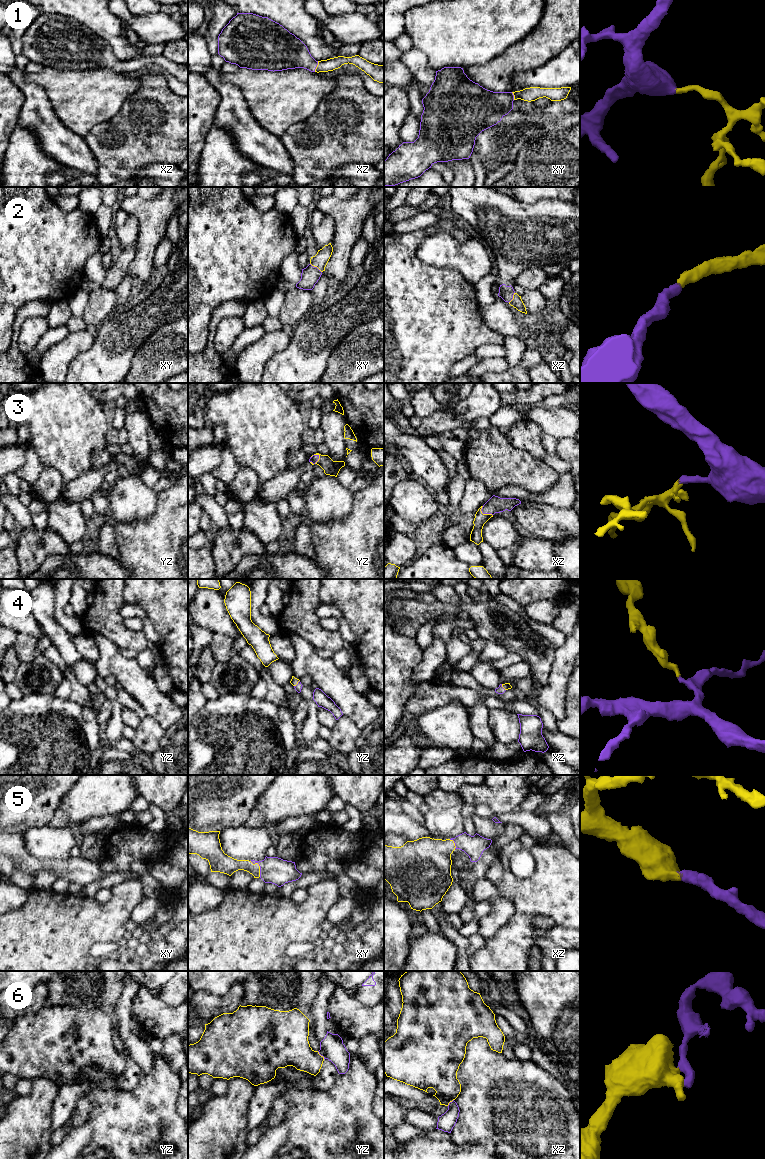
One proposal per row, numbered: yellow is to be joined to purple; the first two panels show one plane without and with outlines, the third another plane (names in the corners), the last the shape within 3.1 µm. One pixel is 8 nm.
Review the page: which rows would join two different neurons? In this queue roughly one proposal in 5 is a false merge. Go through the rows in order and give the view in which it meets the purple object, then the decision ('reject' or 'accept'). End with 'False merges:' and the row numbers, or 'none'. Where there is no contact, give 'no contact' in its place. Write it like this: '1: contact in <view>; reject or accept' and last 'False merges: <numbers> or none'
1: contact in xz; accept
2: contact in xy; accept
3: contact in yz; accept
4: contact in yz; accept
5: contact in xy; accept
6: contact in yz; reject
False merges: 6

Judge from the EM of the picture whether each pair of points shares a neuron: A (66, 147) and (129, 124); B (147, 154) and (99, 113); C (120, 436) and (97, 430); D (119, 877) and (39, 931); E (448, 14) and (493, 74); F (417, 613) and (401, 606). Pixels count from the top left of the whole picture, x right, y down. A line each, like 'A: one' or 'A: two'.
A: two
B: two
C: two
D: two
E: two
F: one

